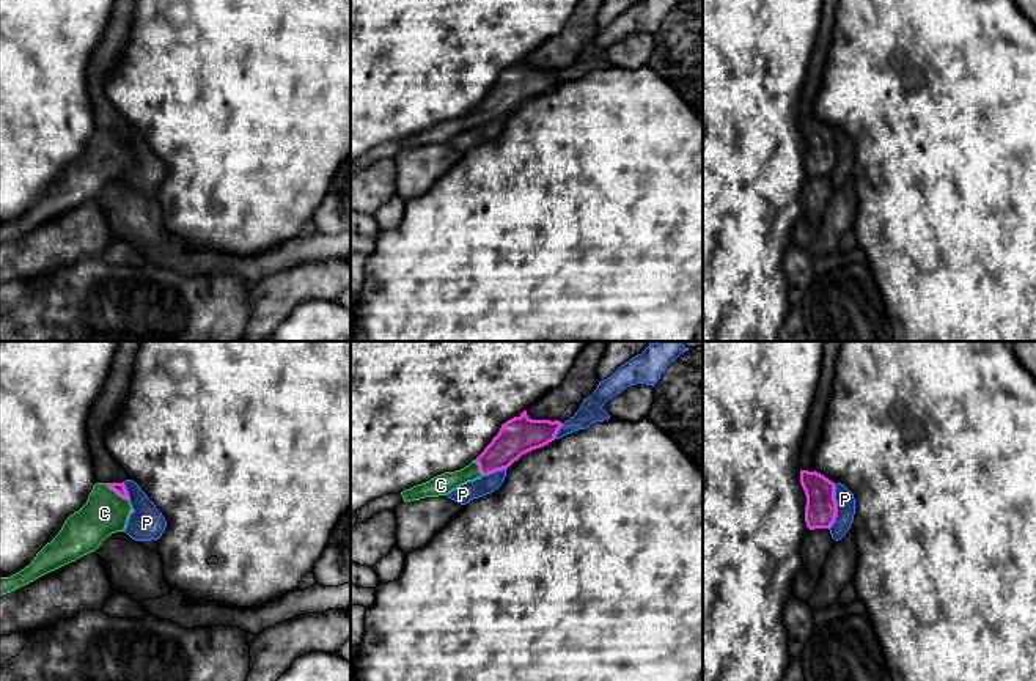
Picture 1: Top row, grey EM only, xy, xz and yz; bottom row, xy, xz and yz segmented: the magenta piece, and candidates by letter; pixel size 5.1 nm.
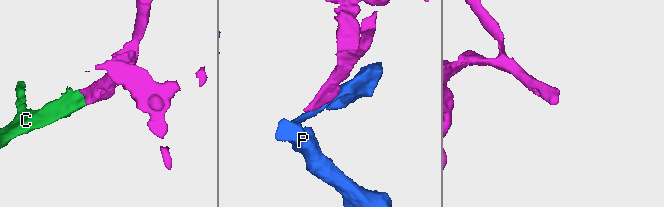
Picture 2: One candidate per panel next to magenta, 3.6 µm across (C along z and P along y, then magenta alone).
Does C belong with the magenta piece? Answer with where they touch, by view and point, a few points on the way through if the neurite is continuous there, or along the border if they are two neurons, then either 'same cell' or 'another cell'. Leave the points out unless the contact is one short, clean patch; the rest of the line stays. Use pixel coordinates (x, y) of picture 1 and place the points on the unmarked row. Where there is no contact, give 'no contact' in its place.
xy (117, 139) | across xy (118, 136), (117, 139), (104, 161) | same cell

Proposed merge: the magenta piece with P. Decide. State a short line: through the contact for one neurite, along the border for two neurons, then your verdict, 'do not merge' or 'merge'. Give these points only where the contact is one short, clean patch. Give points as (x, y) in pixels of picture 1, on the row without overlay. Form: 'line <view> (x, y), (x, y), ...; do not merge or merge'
do not merge

